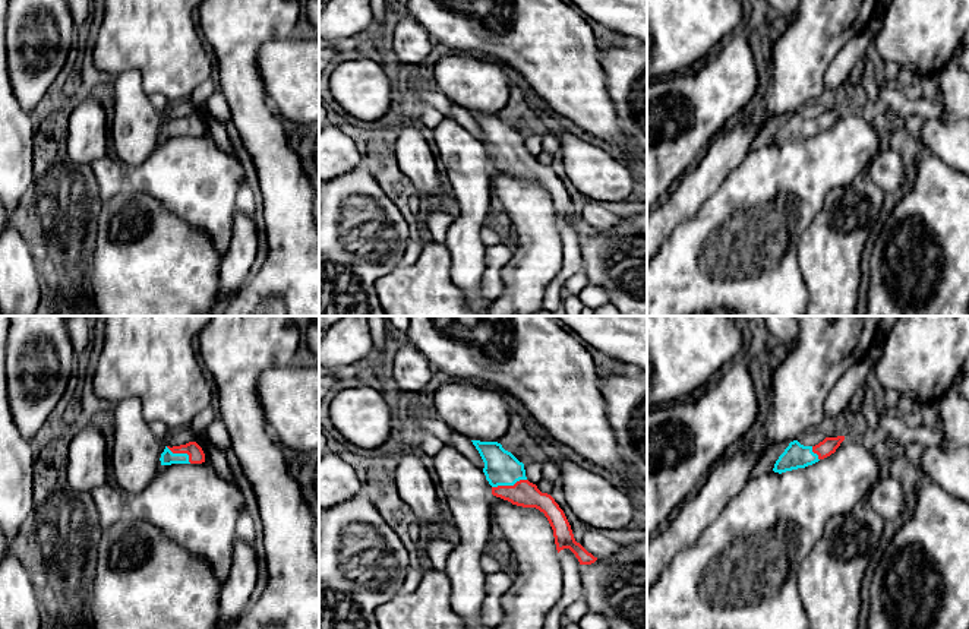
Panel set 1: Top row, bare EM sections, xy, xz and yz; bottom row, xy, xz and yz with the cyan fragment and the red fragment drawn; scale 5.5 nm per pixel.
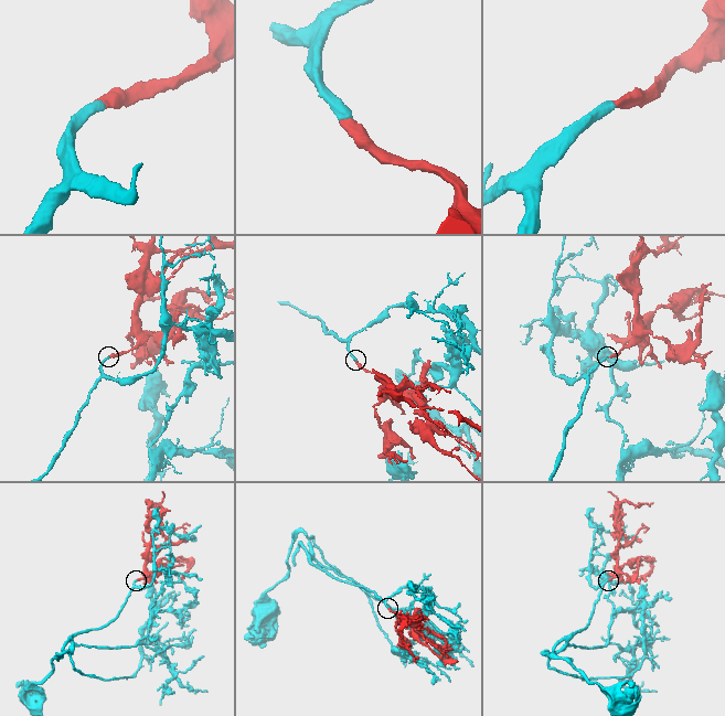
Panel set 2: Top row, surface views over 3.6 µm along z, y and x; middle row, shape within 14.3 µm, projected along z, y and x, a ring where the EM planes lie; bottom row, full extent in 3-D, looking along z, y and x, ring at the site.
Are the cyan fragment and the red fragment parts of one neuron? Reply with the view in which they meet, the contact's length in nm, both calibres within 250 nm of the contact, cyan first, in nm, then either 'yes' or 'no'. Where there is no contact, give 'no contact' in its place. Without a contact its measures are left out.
meets cyan in xz; contact 200 nm long; 190 nm thick on the cyan side, 140 nm on the other; yes

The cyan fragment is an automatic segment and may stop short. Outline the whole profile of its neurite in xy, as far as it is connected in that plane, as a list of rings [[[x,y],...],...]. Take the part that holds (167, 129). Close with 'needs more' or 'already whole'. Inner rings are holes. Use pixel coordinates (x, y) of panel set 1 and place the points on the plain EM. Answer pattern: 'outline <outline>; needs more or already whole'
outline [[[189,114],[180,118],[165,118],[161,126],[161,138],[171,136],[202,136],[205,135],[205,126],[196,114]]]; needs more

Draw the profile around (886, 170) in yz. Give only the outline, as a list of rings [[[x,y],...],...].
[[[888,146],[875,154],[865,174],[891,199],[899,196],[908,186],[900,155]]]

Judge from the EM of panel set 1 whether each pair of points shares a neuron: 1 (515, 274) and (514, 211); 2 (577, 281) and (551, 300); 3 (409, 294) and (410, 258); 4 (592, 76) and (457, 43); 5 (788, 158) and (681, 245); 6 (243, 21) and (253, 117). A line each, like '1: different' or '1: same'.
1: same
2: different
3: different
4: same
5: same
6: same

